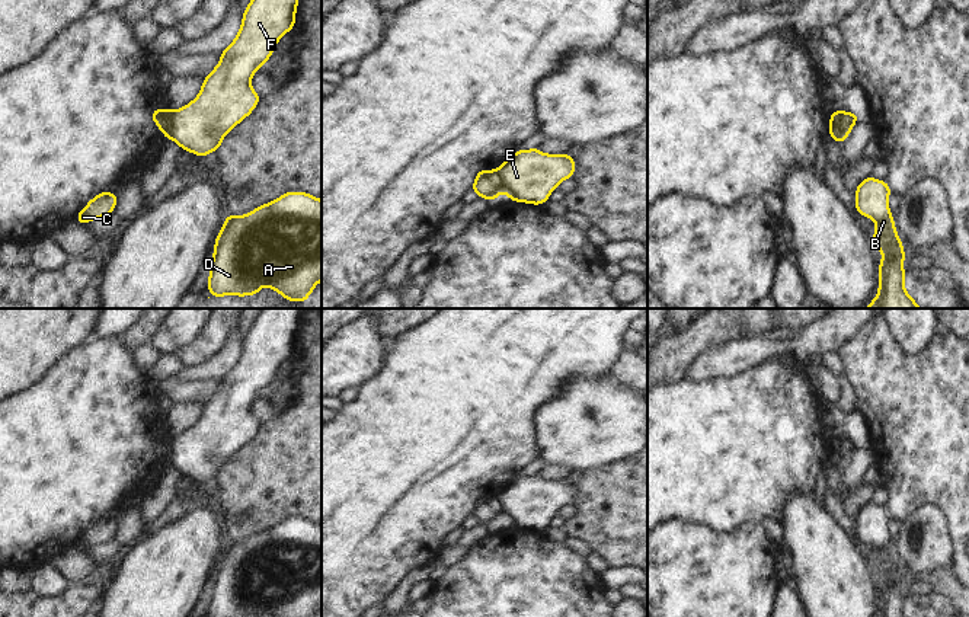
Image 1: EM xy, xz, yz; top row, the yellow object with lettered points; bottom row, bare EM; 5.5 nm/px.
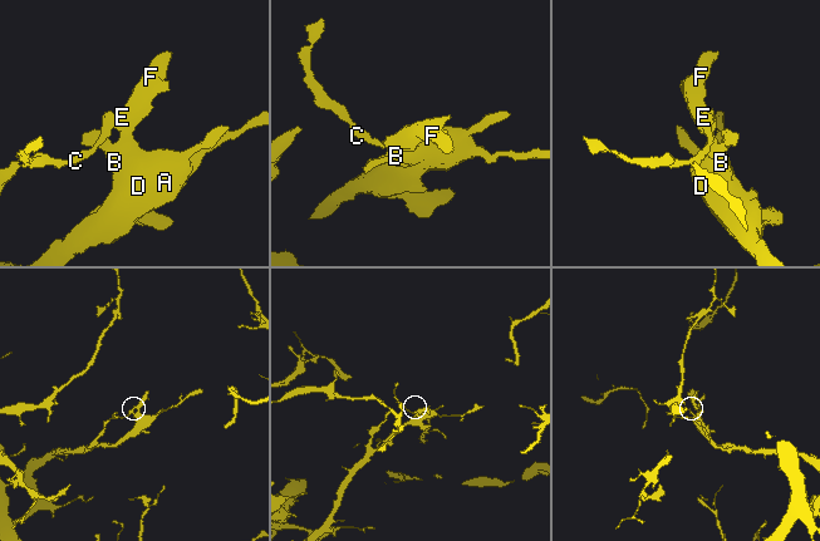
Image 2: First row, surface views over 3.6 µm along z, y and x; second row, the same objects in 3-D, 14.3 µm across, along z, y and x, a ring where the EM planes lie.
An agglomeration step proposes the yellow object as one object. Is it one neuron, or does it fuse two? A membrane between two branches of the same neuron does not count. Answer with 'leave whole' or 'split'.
split

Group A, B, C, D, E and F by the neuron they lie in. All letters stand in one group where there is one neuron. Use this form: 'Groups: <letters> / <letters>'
Groups: A B D E F / C

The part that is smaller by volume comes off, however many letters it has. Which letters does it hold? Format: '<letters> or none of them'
C

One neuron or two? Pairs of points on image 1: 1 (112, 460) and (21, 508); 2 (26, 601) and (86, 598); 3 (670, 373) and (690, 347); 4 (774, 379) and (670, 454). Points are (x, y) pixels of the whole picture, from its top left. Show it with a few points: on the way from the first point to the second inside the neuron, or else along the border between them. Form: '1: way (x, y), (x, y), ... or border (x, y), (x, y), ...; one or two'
1: way (89, 460), (69, 460), (44, 485); one
2: way (41, 601), (72, 601); one
3: way (670, 367), (684, 352); one
4: way (748, 405), (702, 451), (696, 451); one

